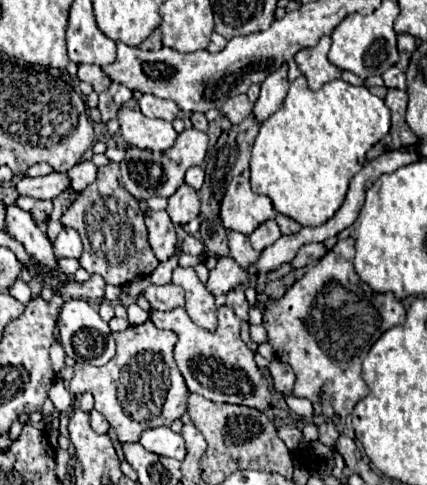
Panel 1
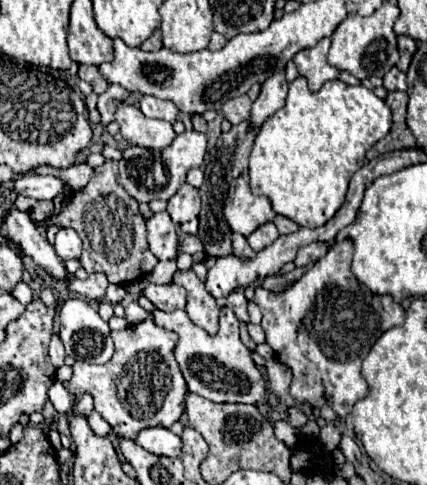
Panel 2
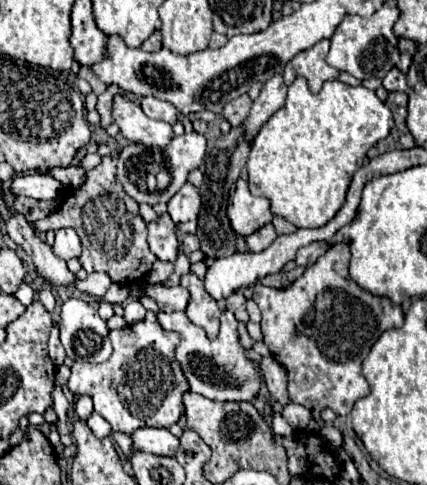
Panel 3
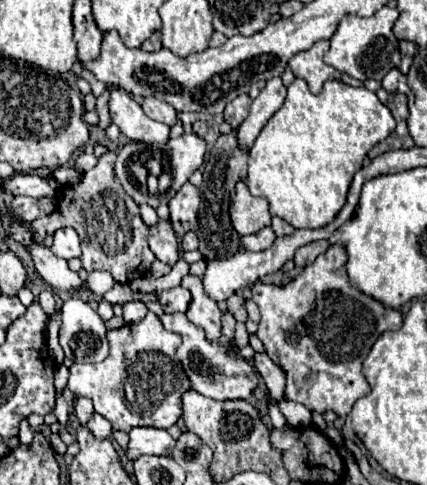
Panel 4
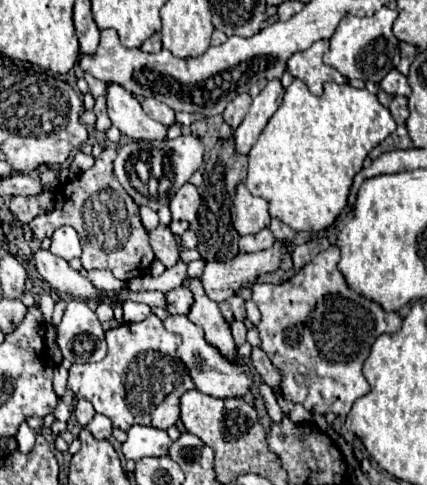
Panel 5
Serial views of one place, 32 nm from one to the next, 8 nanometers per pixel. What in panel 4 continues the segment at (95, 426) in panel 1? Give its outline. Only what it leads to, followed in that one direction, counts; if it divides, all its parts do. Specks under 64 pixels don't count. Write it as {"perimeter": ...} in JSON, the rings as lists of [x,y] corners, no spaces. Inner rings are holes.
{"perimeter":[[[94,414],[94,416],[90,418],[90,422],[86,424],[86,428],[88,428],[96,438],[108,438],[108,436],[112,434],[110,422],[108,422],[104,416],[100,416],[100,414]]]}

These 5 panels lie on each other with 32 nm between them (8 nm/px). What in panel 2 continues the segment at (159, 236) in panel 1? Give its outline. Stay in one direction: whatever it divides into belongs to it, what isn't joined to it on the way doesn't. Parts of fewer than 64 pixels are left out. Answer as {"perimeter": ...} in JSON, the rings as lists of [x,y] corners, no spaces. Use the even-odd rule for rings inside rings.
{"perimeter":[[[160,212],[154,214],[154,218],[150,218],[146,222],[148,226],[148,244],[150,250],[160,258],[160,260],[172,260],[174,258],[174,248],[178,246],[178,240],[172,238],[176,236],[176,228],[168,216],[168,212]]]}

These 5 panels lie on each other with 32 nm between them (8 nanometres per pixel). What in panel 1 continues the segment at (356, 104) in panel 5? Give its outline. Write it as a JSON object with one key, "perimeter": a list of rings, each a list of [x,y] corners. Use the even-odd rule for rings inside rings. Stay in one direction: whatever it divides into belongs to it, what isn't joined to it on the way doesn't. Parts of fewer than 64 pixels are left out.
{"perimeter":[[[300,76],[290,84],[284,106],[260,126],[250,158],[252,192],[268,196],[278,214],[296,220],[300,226],[322,226],[342,206],[348,182],[362,168],[366,152],[382,140],[388,130],[390,108],[366,86],[352,86],[344,80],[332,80],[314,92],[306,86],[306,78]]]}

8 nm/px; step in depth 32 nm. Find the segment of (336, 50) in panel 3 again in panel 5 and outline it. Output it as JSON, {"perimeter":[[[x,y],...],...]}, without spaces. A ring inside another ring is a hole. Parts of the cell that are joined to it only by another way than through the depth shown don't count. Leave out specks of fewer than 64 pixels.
{"perimeter":[[[384,6],[370,18],[358,16],[344,16],[330,38],[330,50],[324,54],[324,62],[344,74],[346,78],[364,80],[364,82],[380,82],[392,68],[400,64],[400,50],[398,38],[392,34],[392,22],[396,20],[398,12]]]}

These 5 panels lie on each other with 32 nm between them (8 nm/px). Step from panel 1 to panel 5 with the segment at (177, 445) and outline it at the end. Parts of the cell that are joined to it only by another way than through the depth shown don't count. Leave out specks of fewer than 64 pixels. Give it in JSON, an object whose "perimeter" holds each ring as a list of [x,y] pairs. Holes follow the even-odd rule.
{"perimeter":[[[134,424],[128,428],[128,438],[122,442],[122,454],[126,460],[140,460],[144,456],[166,456],[172,440],[164,430],[152,426]]]}

